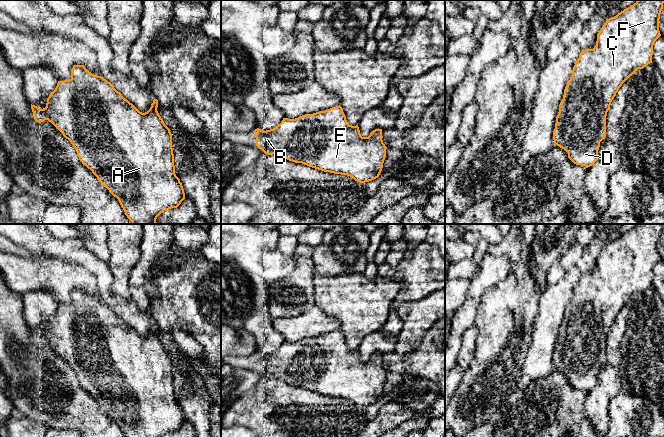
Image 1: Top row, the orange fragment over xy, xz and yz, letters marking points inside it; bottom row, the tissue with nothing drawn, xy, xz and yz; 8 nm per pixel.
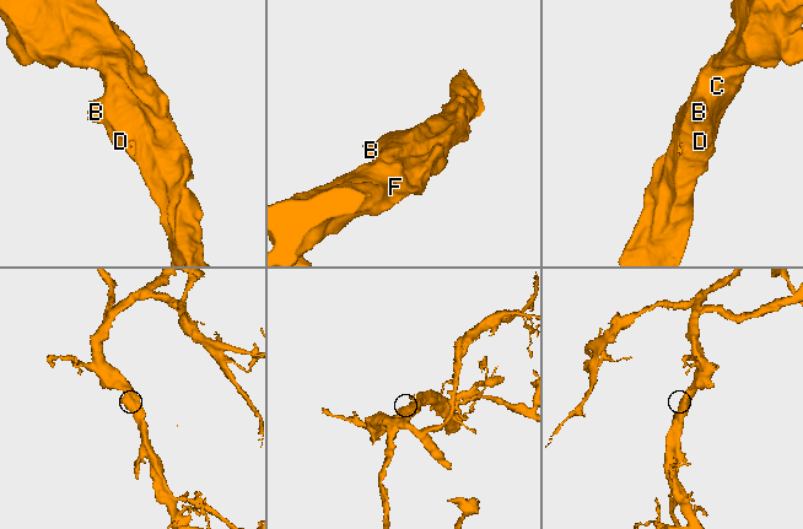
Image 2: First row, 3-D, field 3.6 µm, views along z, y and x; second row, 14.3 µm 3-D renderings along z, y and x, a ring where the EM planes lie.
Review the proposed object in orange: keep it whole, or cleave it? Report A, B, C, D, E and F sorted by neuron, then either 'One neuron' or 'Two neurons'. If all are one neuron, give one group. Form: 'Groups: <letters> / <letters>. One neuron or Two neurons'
Groups: A B C D E F. One neuron

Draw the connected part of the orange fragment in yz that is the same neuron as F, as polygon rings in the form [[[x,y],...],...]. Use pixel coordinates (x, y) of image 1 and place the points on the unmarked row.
[[[637,224],[616,240],[606,243],[597,258],[596,270],[582,274],[575,287],[570,304],[564,313],[553,355],[554,369],[568,377],[568,382],[576,389],[592,390],[598,384],[600,366],[606,361],[606,340],[616,317],[622,308],[638,293],[652,287],[653,269],[661,260],[659,243],[664,224]]]

